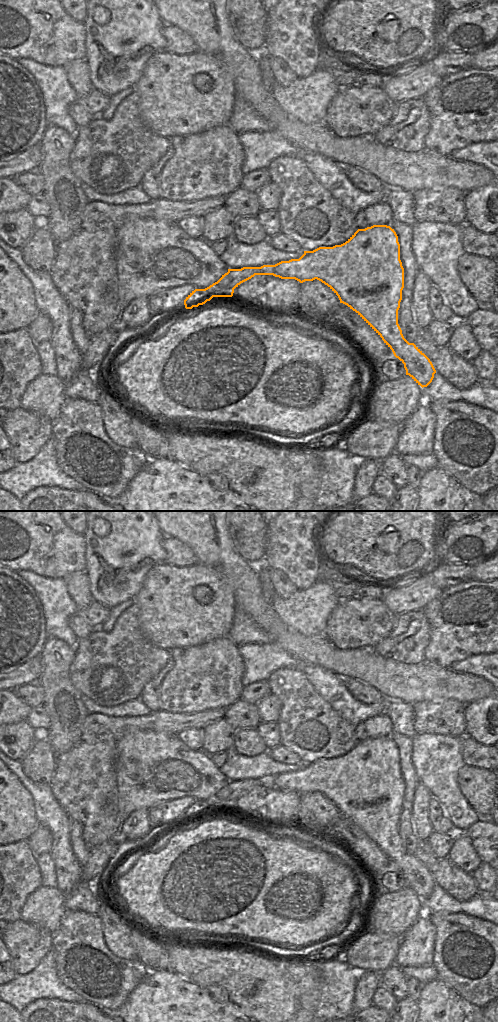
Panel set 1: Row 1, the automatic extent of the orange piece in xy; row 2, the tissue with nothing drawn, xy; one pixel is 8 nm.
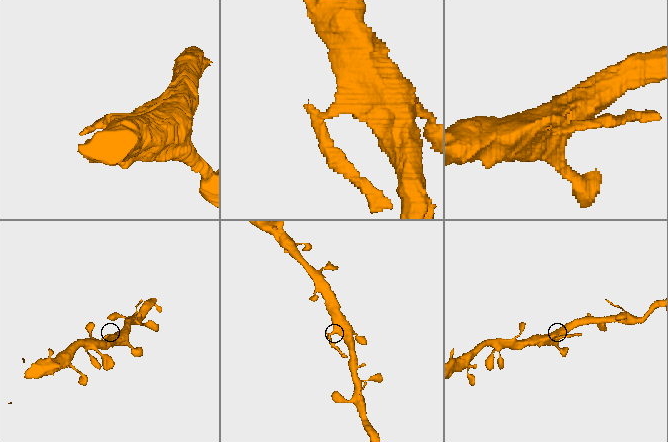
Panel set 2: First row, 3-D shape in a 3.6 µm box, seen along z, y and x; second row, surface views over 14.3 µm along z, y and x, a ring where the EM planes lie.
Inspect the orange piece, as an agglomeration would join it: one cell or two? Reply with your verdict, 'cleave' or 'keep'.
cleave

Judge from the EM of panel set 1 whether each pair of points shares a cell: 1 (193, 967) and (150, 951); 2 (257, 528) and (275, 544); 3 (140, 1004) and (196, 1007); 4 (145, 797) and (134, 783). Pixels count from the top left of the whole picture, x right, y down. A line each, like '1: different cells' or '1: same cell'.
1: different cells
2: different cells
3: same cell
4: same cell

